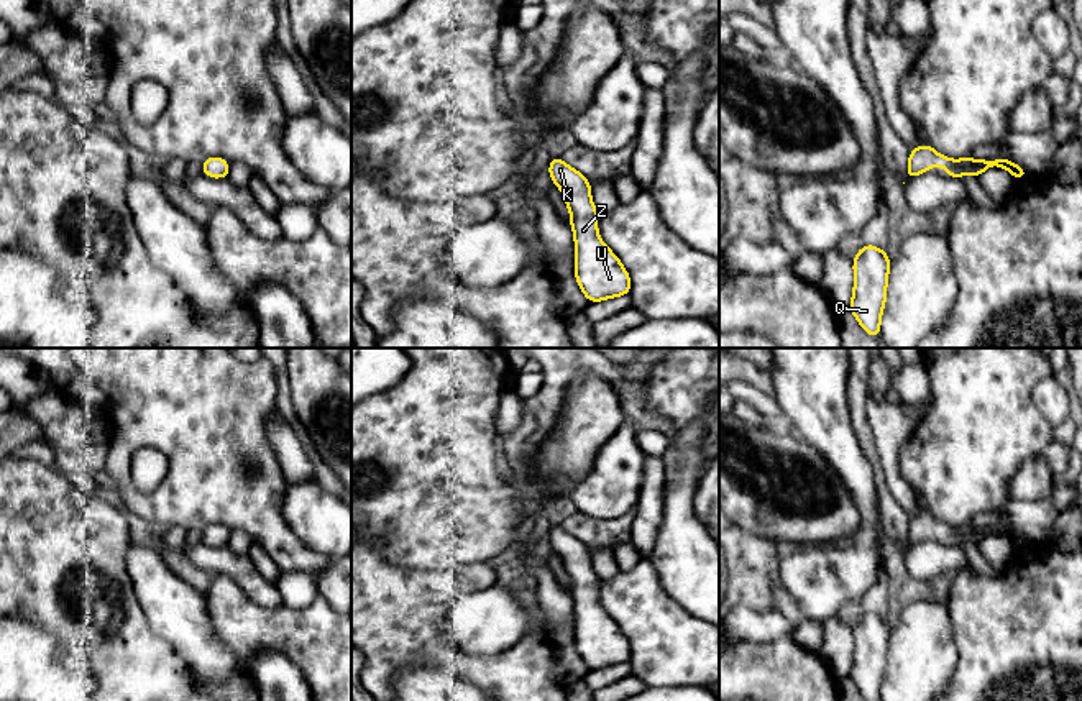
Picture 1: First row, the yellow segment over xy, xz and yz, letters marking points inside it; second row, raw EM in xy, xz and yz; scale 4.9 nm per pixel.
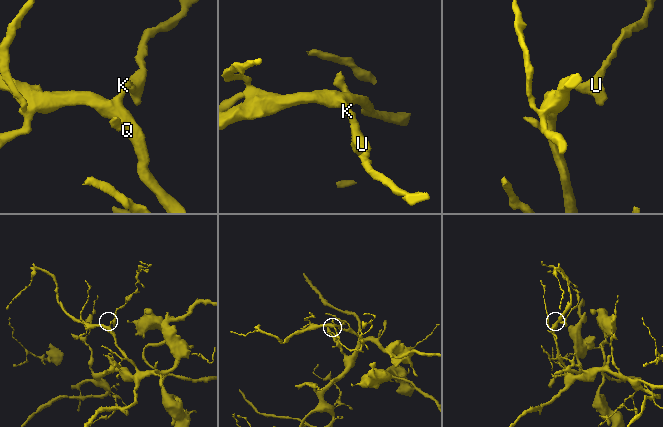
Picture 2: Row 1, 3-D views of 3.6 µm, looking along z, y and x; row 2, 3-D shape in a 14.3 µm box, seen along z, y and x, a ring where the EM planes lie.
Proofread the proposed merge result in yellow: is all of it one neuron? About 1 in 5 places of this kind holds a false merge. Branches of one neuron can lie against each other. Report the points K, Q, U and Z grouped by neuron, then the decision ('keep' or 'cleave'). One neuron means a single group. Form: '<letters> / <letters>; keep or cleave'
K Q U Z; keep

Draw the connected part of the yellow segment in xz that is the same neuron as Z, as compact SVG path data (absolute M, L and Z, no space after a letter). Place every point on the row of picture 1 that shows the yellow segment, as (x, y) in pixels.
M560 158L550 159L548 172L552 182L563 192L571 213L575 276L588 302L630 294L629 273L598 235L598 208L589 199L589 179Z

